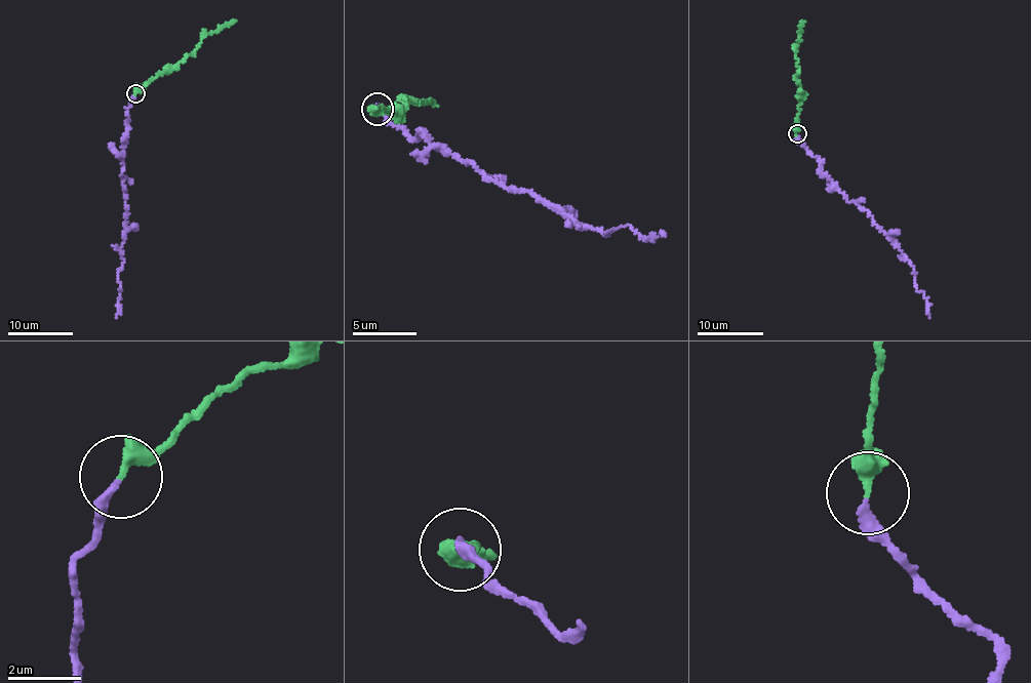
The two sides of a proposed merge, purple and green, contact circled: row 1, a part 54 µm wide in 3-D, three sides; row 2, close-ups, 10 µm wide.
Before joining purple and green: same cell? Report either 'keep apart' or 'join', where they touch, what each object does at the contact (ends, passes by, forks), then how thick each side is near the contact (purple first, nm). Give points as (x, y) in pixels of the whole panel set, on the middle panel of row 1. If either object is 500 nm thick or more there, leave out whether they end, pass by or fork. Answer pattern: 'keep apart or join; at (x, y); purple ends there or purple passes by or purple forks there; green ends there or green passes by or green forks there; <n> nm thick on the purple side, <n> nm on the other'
keep apart; at (377, 109); purple ends there; green ends there; 260 nm thick on the purple side, 400 nm on the other

